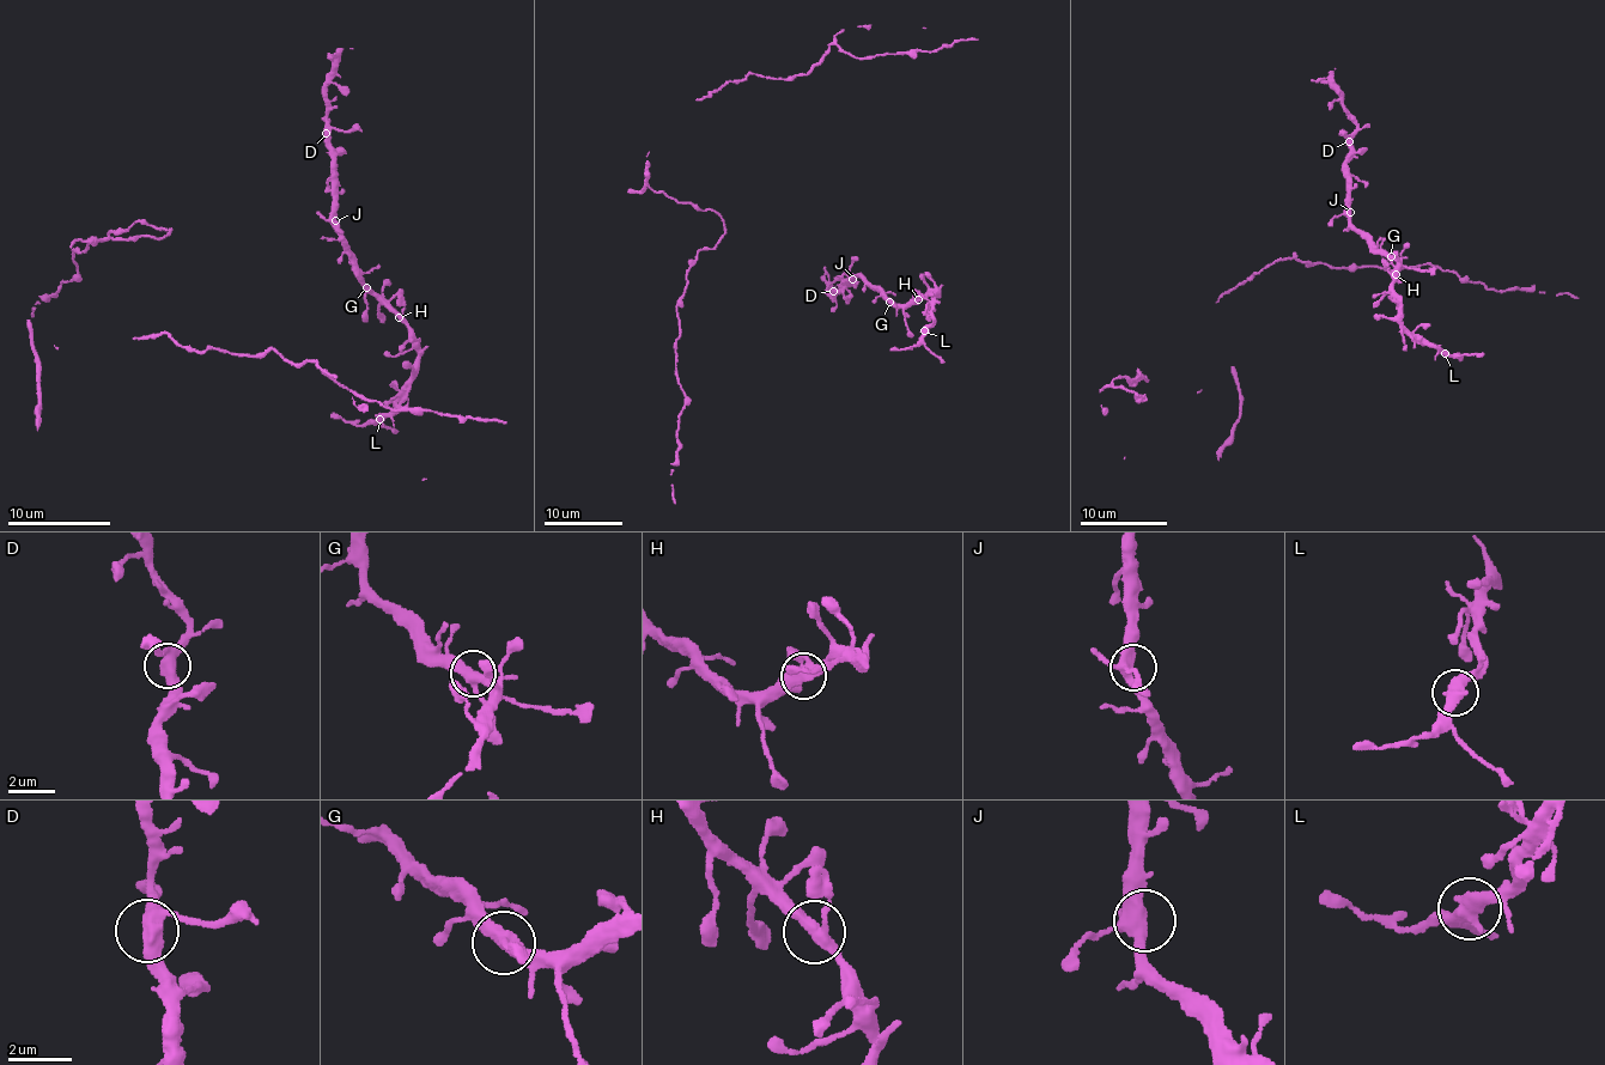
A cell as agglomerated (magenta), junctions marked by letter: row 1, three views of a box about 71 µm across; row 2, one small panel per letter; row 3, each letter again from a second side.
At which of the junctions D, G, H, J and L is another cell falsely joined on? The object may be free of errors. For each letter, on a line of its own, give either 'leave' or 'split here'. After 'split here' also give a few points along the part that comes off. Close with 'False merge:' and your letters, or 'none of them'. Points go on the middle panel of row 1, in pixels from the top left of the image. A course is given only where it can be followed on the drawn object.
D: leave
G: leave
H: leave
J: leave
L: leave
False merge: none of them

